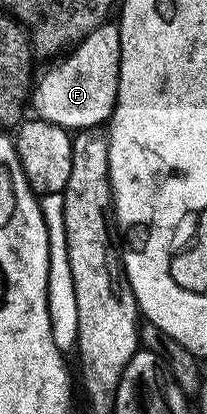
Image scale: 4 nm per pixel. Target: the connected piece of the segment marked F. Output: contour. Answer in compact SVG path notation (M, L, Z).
M105 24L90 32L75 47L74 52L56 65L60 64L61 66L54 67L41 82L39 79L38 85L31 91L31 109L36 109L45 122L54 122L69 132L103 127L116 109L120 79L119 25Z

